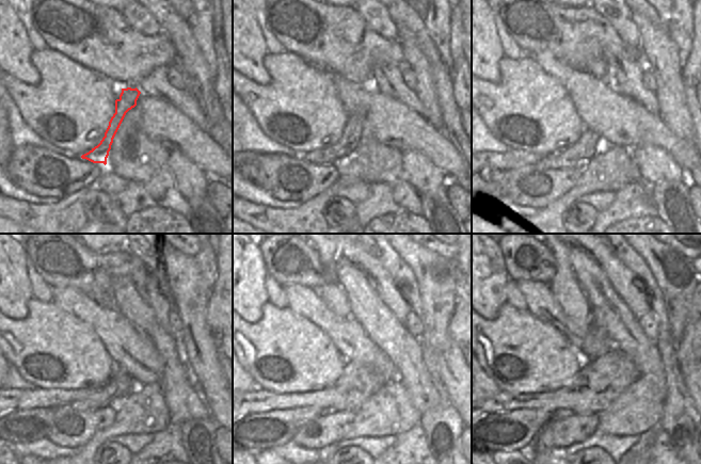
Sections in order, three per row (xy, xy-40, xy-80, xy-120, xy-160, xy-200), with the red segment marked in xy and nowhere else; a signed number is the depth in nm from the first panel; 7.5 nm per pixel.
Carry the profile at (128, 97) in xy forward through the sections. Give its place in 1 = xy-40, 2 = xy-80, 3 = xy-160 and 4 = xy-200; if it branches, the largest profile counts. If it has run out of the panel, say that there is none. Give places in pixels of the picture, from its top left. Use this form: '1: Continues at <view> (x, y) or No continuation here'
1: Continues at xy-40 (346, 148)
2: Continues at xy-80 (575, 156)
3: Continues at xy-160 (257, 431)
4: Continues at xy-200 (511, 431)

